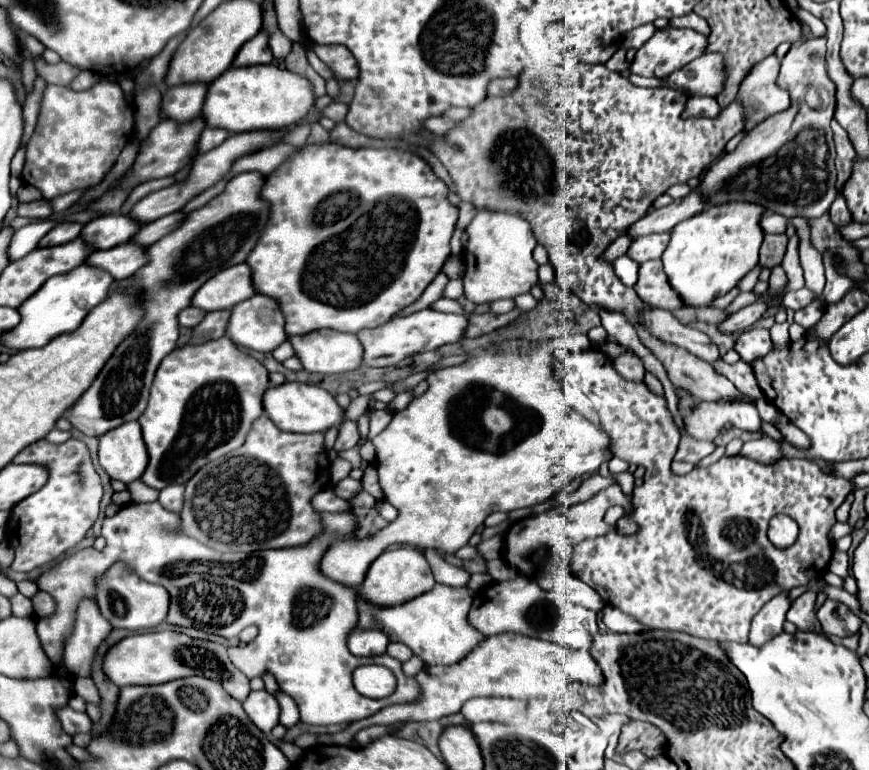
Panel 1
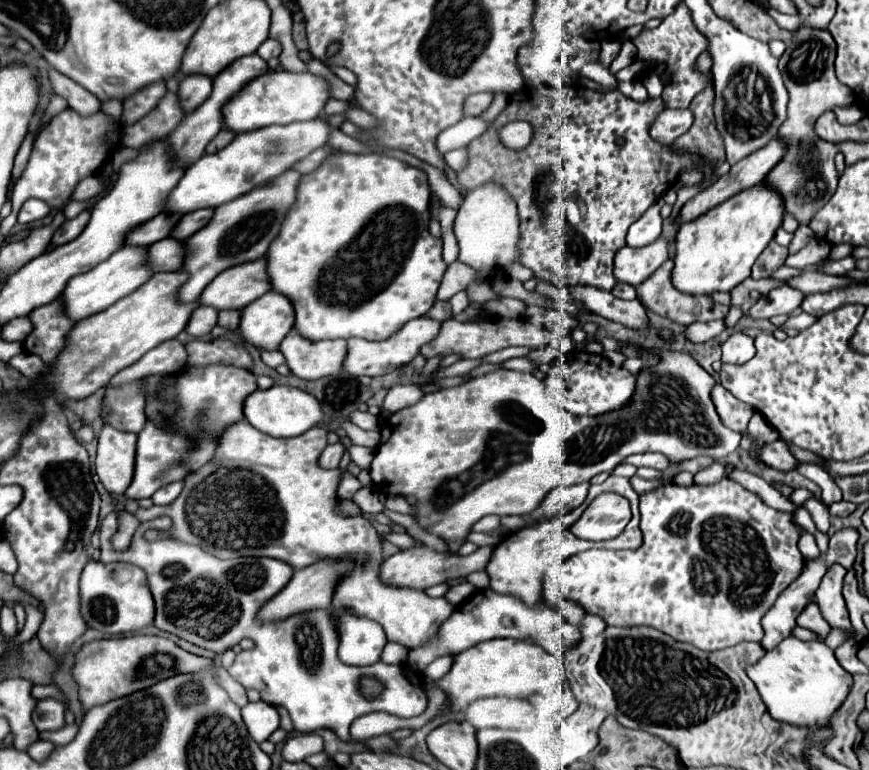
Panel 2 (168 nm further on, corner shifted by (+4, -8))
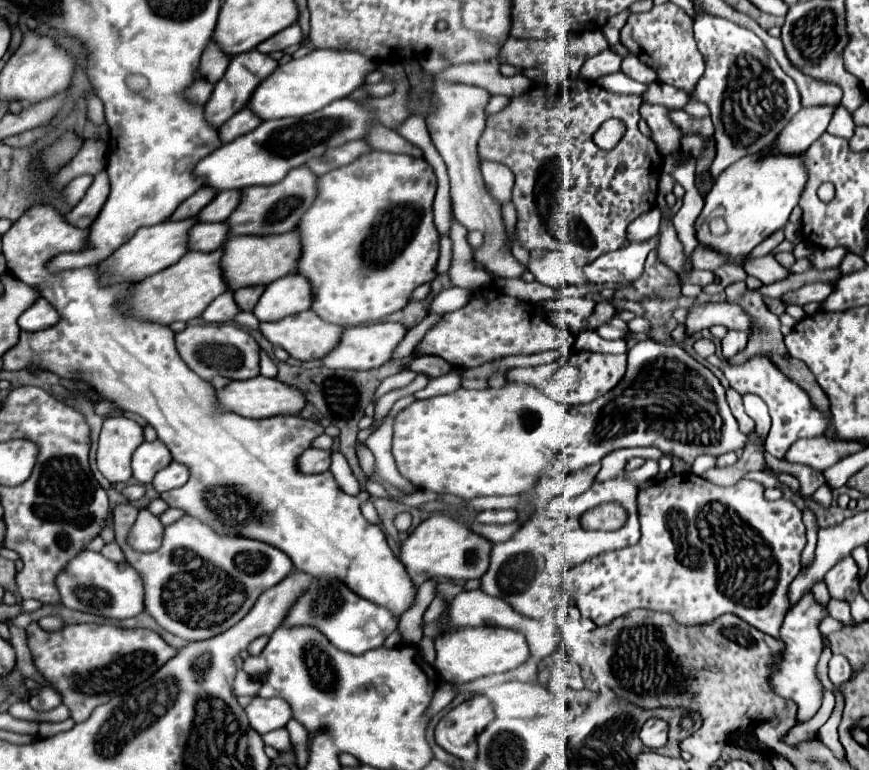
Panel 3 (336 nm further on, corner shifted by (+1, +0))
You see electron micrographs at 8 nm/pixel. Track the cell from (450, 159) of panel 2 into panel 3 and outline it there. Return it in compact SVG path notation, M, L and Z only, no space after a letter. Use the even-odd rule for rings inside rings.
M434 82L432 92L434 92L436 110L428 116L426 124L436 150L440 152L440 156L448 166L454 216L468 230L484 230L486 234L486 244L474 254L474 260L478 260L486 270L494 272L500 278L518 278L524 272L524 266L510 252L504 250L506 232L504 232L502 214L498 204L488 194L480 174L478 140L484 132L484 124L486 124L484 108L490 100L490 94L478 86L446 84L446 82Z

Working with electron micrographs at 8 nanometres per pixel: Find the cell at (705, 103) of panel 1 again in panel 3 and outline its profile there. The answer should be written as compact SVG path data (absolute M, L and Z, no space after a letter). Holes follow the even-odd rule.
M640 106L640 116L648 122L652 130L652 140L662 152L662 156L670 156L680 148L680 128L670 120L670 110L666 106Z

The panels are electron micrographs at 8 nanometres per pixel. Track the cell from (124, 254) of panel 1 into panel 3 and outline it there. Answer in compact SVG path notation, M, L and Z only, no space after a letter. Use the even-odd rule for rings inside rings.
M194 224L188 230L188 250L196 252L214 252L224 244L228 224Z

